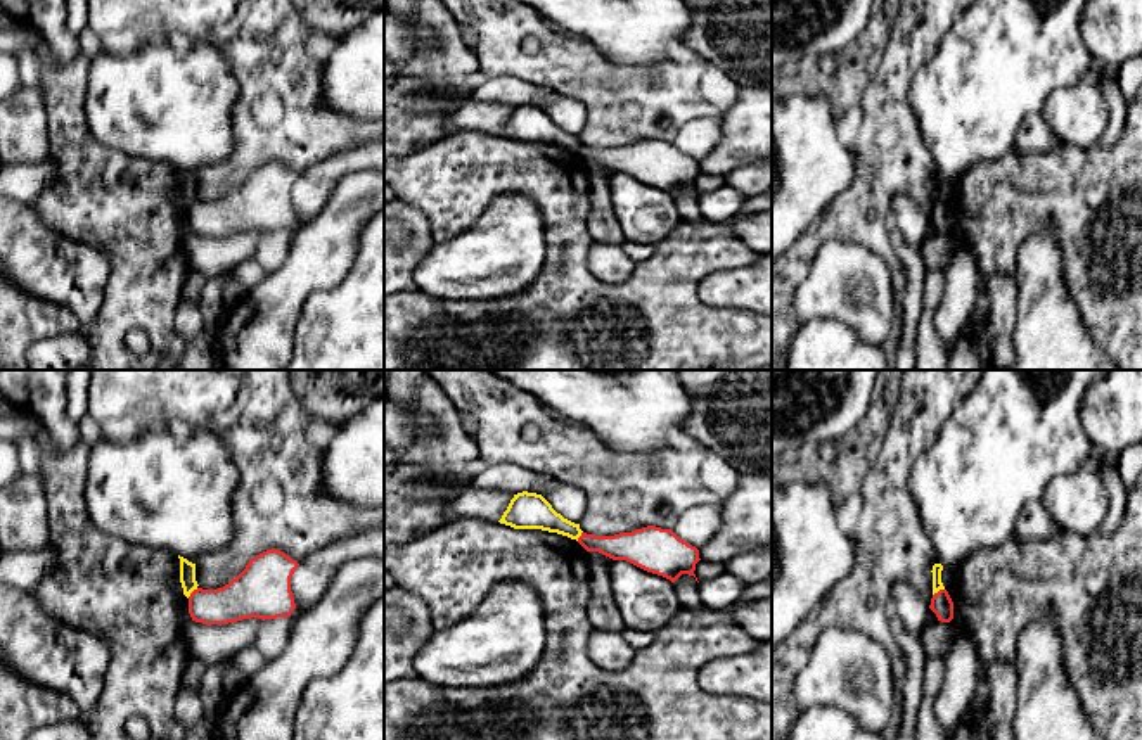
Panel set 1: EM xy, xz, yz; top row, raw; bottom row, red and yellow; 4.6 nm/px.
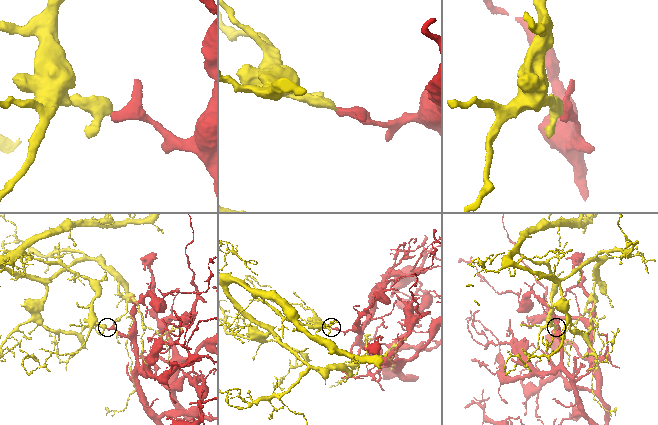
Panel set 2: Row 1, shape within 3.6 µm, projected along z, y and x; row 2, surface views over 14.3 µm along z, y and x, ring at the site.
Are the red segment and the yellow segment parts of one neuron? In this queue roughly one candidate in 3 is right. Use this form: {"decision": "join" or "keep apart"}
{"decision": "keep apart"}

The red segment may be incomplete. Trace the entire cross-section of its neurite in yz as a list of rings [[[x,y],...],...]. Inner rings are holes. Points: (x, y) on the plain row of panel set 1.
[[[940,202],[933,207],[929,221],[941,235],[950,235],[953,232],[953,214],[946,202]]]

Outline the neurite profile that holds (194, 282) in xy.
[[[190,270],[187,273],[187,278],[185,278],[182,299],[185,299],[185,301],[197,299],[201,296],[201,290],[206,285],[208,280],[209,278],[204,273],[201,273],[197,270]]]

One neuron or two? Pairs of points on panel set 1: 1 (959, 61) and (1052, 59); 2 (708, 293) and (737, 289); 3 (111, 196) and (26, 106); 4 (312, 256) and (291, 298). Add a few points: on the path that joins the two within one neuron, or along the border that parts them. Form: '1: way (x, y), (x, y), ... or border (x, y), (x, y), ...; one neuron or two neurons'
1: way (981, 61), (1030, 59); one neuron
2: way (715, 291), (731, 289); one neuron
3: border (38, 90), (47, 113); two neurons
4: way (308, 267), (291, 287); one neuron

